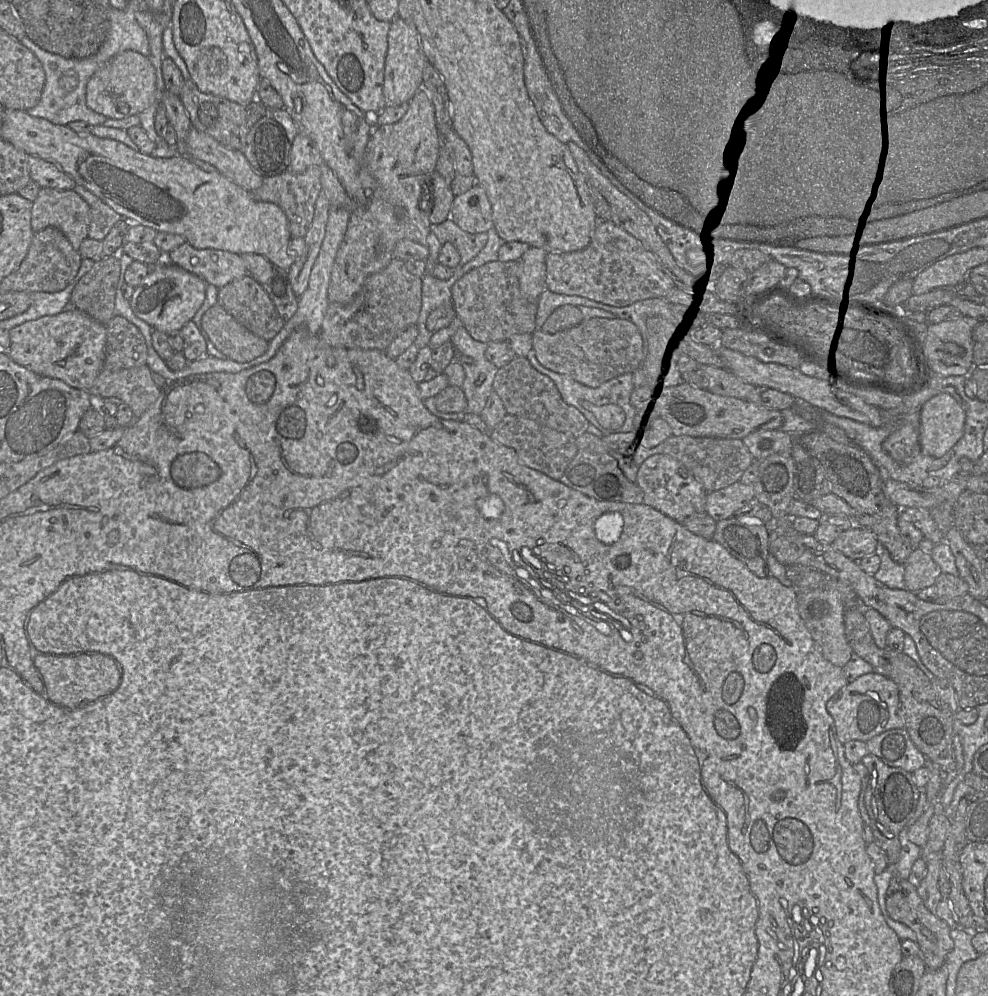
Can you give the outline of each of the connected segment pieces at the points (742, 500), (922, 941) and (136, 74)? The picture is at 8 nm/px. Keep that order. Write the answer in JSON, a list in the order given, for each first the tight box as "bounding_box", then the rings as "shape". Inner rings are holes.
[{"bounding_box":[705,482,754,522],"shape":[[[736,482],[724,489],[709,492],[705,513],[715,522],[734,517],[746,504],[754,500],[753,485]]]},{"bounding_box":[886,875,954,971],"shape":[[[894,875],[890,880],[886,893],[886,909],[892,919],[908,926],[915,932],[920,947],[920,956],[925,963],[926,970],[936,971],[940,969],[945,962],[946,956],[954,948],[954,942],[950,936],[951,928],[945,921],[926,908],[917,893],[916,887],[908,880]]]},{"bounding_box":[86,50,156,118],"shape":[[[133,50],[123,51],[102,65],[86,85],[87,106],[107,118],[139,115],[154,101],[156,74],[149,58]]]}]

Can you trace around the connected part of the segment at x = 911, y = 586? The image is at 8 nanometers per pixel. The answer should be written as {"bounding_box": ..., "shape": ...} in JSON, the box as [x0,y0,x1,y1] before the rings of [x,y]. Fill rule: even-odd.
{"bounding_box":[904,547,942,592],"shape":[[[920,547],[912,551],[904,566],[905,586],[911,592],[918,592],[934,585],[937,577],[942,573],[931,553]]]}

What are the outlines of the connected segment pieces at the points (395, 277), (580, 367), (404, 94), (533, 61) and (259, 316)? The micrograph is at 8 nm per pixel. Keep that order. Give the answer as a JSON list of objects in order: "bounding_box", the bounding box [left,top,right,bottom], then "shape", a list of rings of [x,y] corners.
[{"bounding_box":[317,258,421,351],"shape":[[[393,258],[384,269],[367,277],[351,302],[329,303],[317,335],[333,347],[385,351],[404,330],[417,324],[421,305],[421,278],[408,271],[405,261]]]},{"bounding_box":[532,318,644,388],"shape":[[[619,318],[584,319],[572,328],[552,334],[534,331],[532,333],[532,350],[538,362],[545,368],[567,375],[578,383],[591,388],[600,386],[619,375],[633,373],[639,368],[644,356],[644,344],[639,330],[632,322]]]},{"bounding_box":[383,17,430,106],"shape":[[[401,17],[395,18],[388,32],[388,50],[385,60],[383,95],[386,106],[410,102],[422,88],[423,71],[427,62],[430,61],[423,51],[416,28]]]},{"bounding_box":[522,40,591,151],"shape":[[[526,40],[522,49],[525,86],[543,126],[561,143],[575,143],[582,150],[591,151],[565,114],[535,43]]]},{"bounding_box":[218,274,285,341],"shape":[[[249,274],[218,288],[218,304],[249,331],[267,341],[285,323],[265,289]]]}]

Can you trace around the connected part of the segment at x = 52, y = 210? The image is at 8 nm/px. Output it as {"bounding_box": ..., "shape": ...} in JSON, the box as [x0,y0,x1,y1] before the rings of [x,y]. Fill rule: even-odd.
{"bounding_box":[31,188,90,250],"shape":[[[40,188],[37,198],[32,202],[31,227],[34,233],[46,227],[54,227],[63,232],[72,247],[79,250],[81,242],[88,237],[90,206],[74,190]]]}

